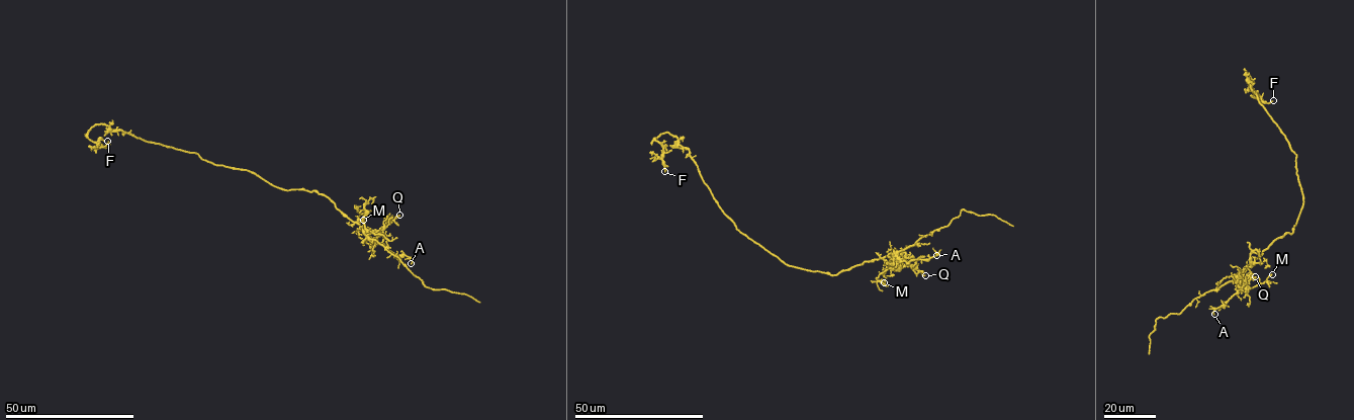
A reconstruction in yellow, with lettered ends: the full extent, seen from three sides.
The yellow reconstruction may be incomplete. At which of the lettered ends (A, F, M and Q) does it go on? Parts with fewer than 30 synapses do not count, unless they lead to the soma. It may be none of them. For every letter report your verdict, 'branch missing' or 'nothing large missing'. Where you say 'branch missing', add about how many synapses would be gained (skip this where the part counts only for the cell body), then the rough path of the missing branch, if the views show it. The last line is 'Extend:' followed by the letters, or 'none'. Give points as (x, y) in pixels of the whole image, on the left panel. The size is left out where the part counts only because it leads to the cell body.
A: nothing large missing
F: nothing large missing
M: nothing large missing
Q: nothing large missing
Extend: none

